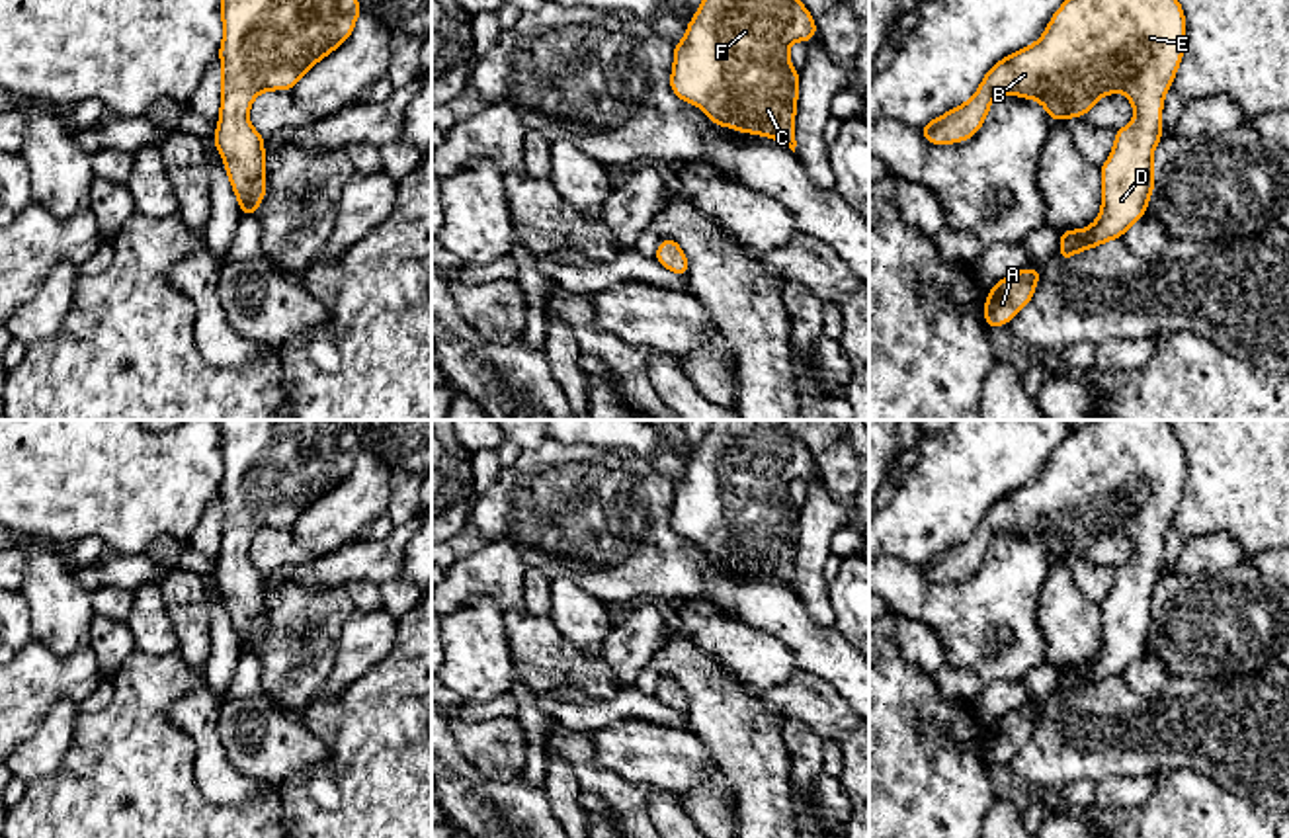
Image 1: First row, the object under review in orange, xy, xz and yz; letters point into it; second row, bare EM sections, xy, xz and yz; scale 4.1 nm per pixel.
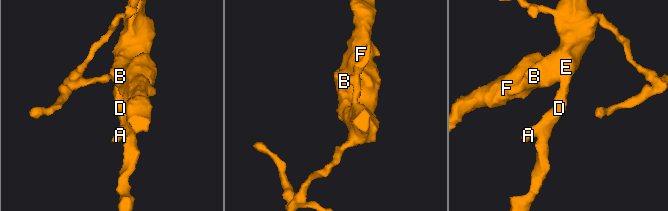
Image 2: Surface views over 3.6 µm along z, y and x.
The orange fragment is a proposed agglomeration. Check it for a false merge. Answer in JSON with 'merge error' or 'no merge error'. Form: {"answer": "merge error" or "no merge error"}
{"answer": "no merge error"}

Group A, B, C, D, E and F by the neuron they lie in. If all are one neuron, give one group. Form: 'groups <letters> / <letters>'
groups A B C D E F

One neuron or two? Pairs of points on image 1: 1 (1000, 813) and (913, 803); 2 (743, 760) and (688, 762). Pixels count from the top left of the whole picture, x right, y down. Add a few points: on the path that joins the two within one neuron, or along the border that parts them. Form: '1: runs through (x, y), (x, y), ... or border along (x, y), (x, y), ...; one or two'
1: border along (995, 797), (983, 817); two
2: border along (688, 725), (717, 768); two

